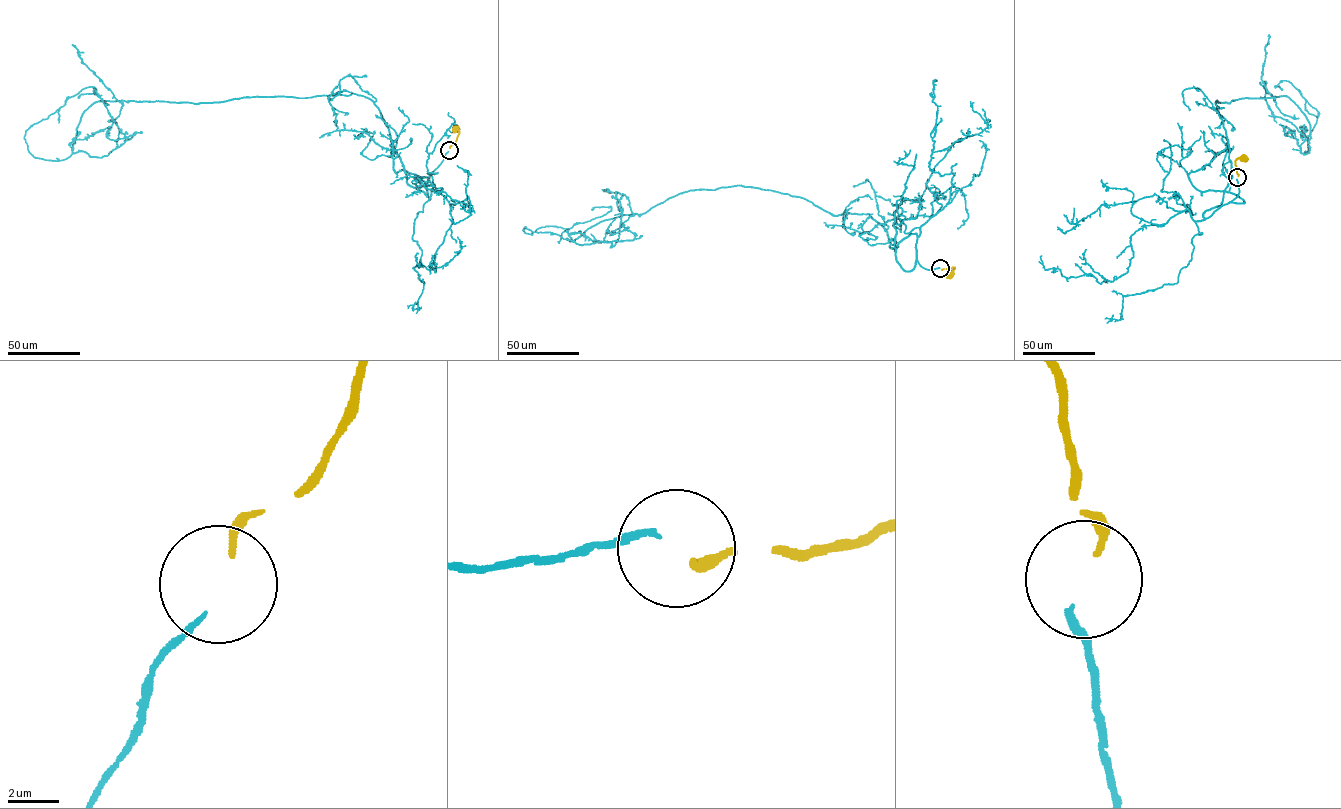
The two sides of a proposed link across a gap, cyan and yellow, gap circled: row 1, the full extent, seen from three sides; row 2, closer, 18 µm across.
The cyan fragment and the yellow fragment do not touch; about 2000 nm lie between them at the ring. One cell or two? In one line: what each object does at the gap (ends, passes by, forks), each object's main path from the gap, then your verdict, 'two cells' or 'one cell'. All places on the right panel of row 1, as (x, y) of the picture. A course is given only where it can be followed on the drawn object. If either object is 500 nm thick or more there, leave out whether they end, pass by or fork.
cyan ends | yellow ends | cyan via (1236, 179), (1204, 218), (1231, 170), (1215, 102), (1288, 96), (1309, 123), (1305, 153), (1316, 117), (1282, 90) | yellow via (1238, 176), (1235, 160), (1243, 157) | one cell

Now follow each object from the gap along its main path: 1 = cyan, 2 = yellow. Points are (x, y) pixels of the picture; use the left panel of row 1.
1: (448, 151), (411, 186), (352, 93), (94, 102), (71, 154), (34, 157), (25, 131), (78, 98)
2: (449, 148), (458, 135), (456, 128)

